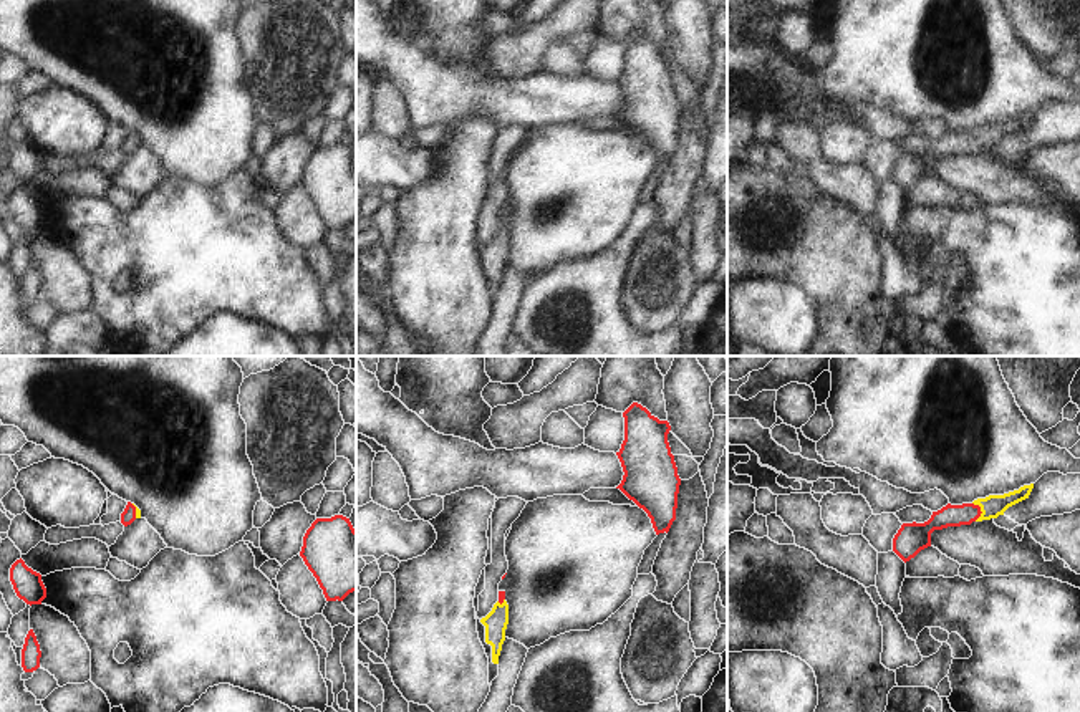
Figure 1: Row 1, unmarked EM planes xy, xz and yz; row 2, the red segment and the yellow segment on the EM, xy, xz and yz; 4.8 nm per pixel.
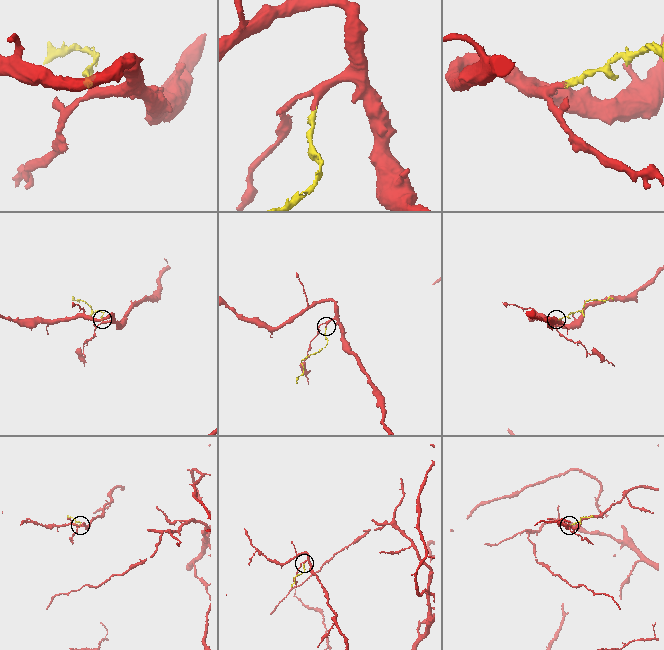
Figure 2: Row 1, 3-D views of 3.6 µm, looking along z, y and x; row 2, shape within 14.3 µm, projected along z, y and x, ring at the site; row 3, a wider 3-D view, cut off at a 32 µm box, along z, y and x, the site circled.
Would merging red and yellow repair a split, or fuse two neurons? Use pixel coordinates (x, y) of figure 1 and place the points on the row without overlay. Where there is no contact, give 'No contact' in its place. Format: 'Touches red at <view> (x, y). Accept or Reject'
Touches red at yz (979, 139). Accept

